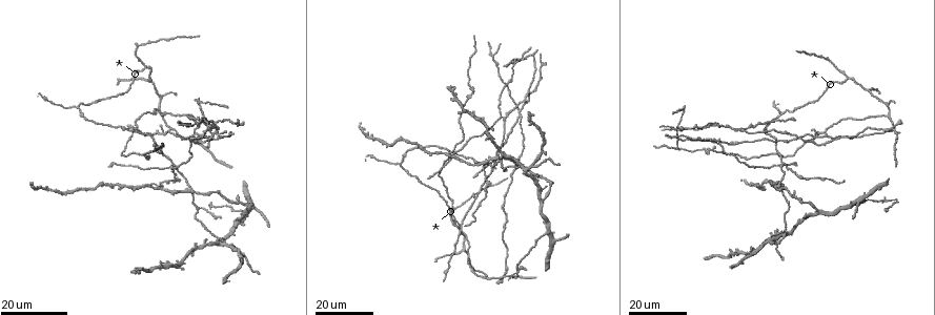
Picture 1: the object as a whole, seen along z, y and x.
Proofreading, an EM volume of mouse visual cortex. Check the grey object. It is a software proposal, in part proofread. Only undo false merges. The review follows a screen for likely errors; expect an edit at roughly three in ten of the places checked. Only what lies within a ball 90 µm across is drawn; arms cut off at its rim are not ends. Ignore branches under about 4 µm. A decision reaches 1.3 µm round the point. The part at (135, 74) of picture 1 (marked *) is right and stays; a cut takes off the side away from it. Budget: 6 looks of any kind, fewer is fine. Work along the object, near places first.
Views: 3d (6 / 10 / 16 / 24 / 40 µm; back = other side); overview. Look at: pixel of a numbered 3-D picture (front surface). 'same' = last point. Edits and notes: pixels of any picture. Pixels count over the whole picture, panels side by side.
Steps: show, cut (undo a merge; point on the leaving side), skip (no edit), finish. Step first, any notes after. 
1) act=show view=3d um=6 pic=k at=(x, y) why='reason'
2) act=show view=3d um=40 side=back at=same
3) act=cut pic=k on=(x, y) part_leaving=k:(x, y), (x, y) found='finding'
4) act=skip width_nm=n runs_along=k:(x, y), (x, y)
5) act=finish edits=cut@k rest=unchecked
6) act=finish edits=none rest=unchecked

act=show view=3d um=24 pic=1 at=(545, 235)

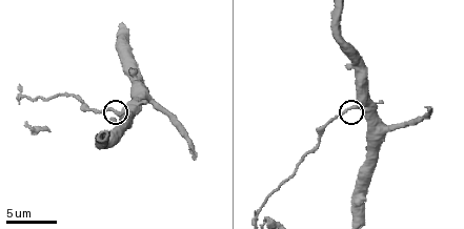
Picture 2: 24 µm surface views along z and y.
act=show view=3d um=10 pic=2 at=(359, 107) why='zoom in'

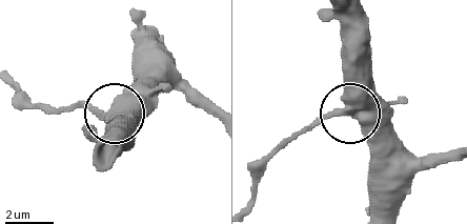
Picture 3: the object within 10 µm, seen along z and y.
act=cut pic=3 on=(84, 104) part_leaving=3:(349, 113), (297, 131), (265, 167), (252, 198) found='two neurons meet here'

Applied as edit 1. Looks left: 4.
act=show view=3d um=24 pic=1 at=(470, 269) why='arms part here'

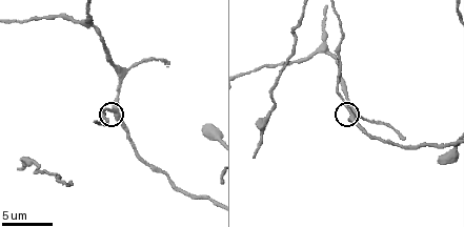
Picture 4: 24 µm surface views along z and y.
act=show view=3d um=6 pic=4 at=(353, 116)

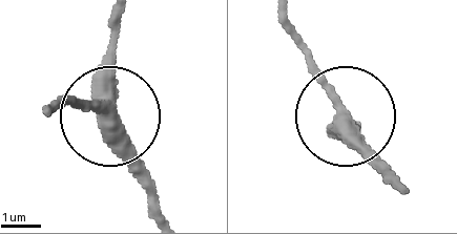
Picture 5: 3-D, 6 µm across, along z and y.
act=skip width_nm=360 runs_along=5:(116, 23), (105, 124), (152, 181) found='continuous, no second neuron'

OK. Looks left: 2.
act=show view=3d um=24 pic=1 at=(171, 163) why='branch point'

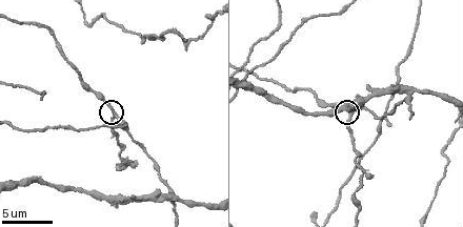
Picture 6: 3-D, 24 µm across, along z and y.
act=show view=3d um=6 pic=6 at=(352, 114)

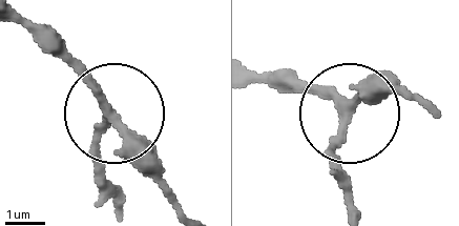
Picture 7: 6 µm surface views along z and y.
act=skip side_arm_um=31 runs_along=7:(256, 70), (317, 87), (337, 104), (347, 124), (337, 181) found='one neuron here'

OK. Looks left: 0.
act=finish edits=cut@3 rest=unchecked

